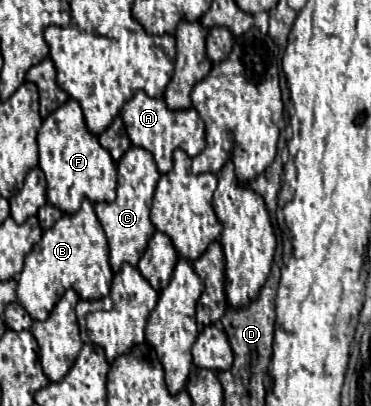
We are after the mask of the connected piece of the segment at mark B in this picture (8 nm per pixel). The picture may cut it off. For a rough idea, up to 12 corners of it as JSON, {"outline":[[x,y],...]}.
{"outline":[[94,204],[64,214],[26,254],[16,294],[44,322],[72,288],[108,296]]}

